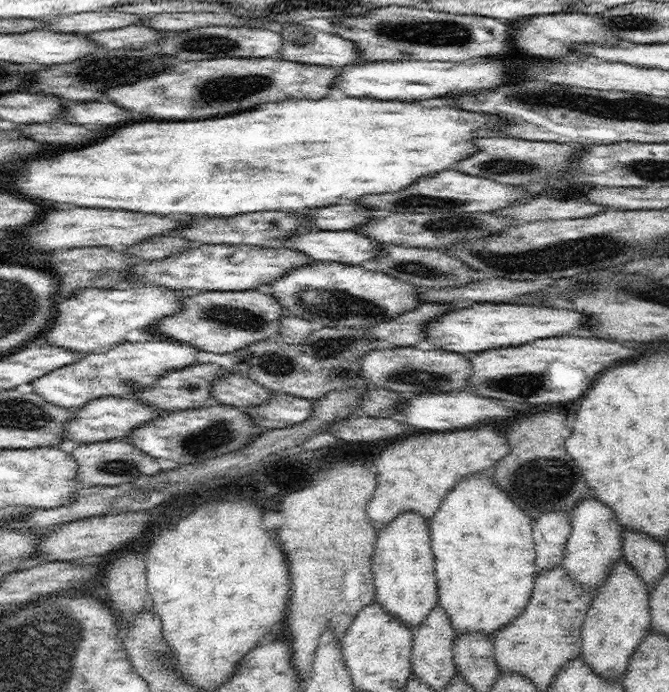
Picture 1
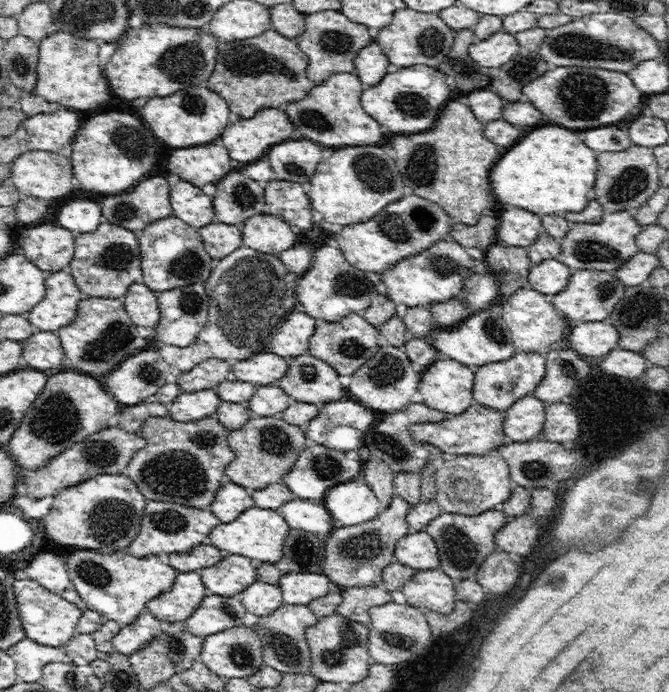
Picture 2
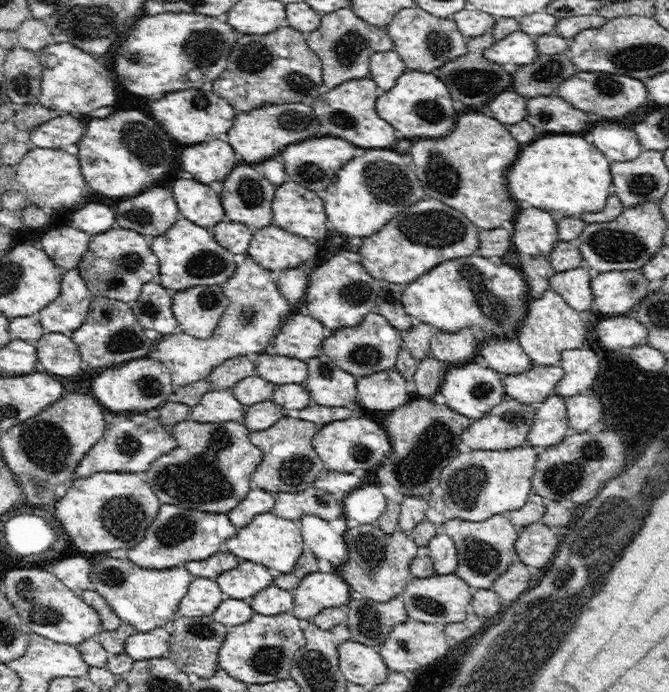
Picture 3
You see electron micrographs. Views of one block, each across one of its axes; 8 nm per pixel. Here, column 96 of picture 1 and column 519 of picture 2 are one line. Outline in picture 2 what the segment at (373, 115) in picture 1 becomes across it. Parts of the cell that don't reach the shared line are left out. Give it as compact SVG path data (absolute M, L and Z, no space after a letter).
M544 126L530 132L500 158L490 173L491 188L500 202L526 208L540 218L546 214L564 216L567 212L582 212L594 180L596 156L572 130L562 126Z

